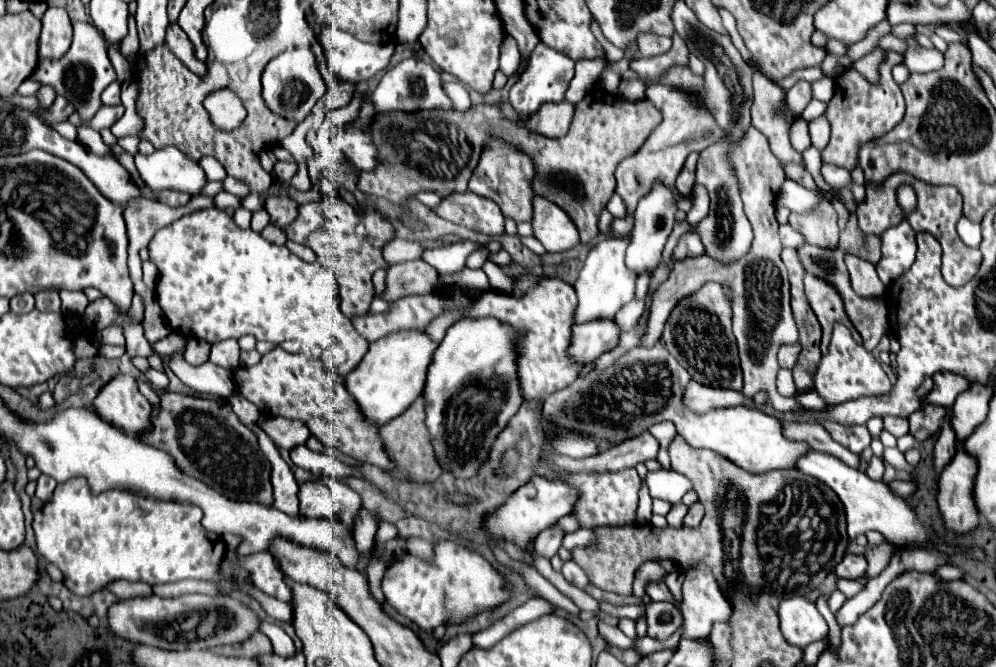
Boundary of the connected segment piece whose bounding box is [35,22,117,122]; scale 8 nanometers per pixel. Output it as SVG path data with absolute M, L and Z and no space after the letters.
M75 22L73 24L73 46L69 48L69 52L57 62L39 62L39 66L35 70L35 78L41 84L51 84L57 94L67 98L75 106L75 112L81 116L81 120L87 122L103 106L101 92L117 76L109 62L107 48L105 48L97 28L91 22Z

